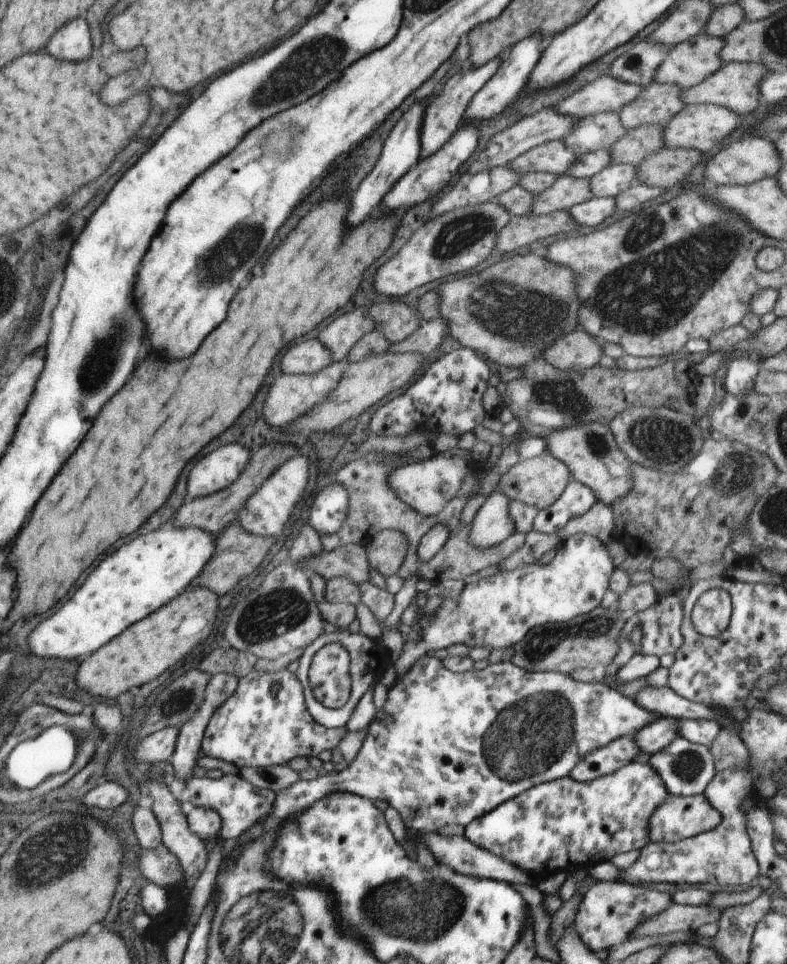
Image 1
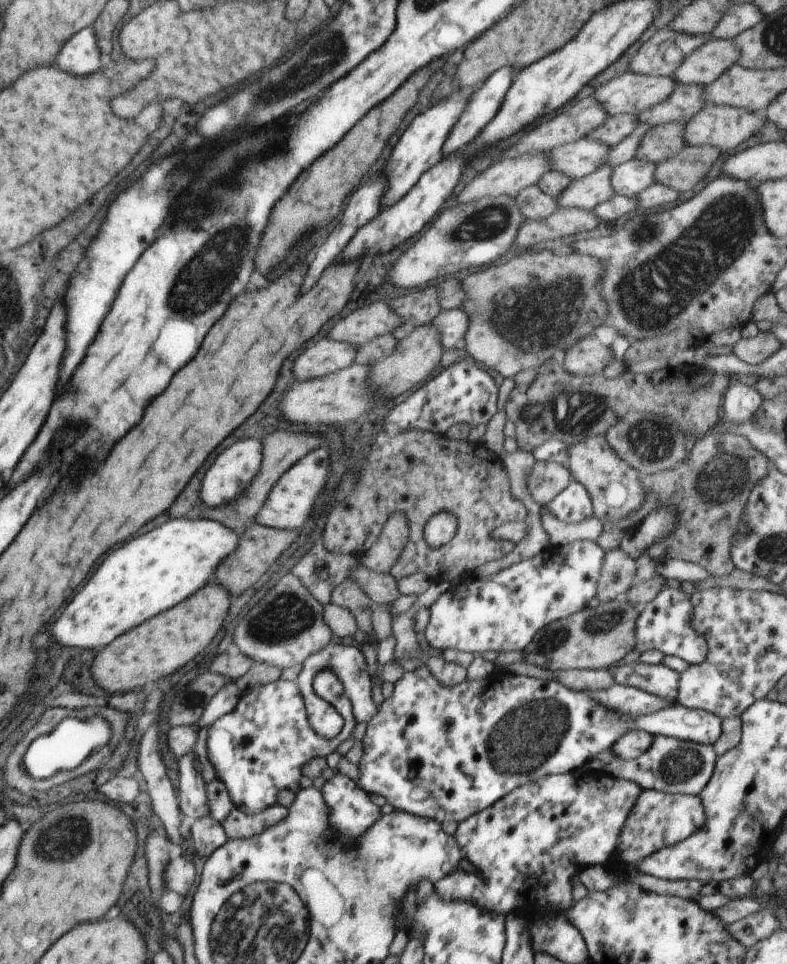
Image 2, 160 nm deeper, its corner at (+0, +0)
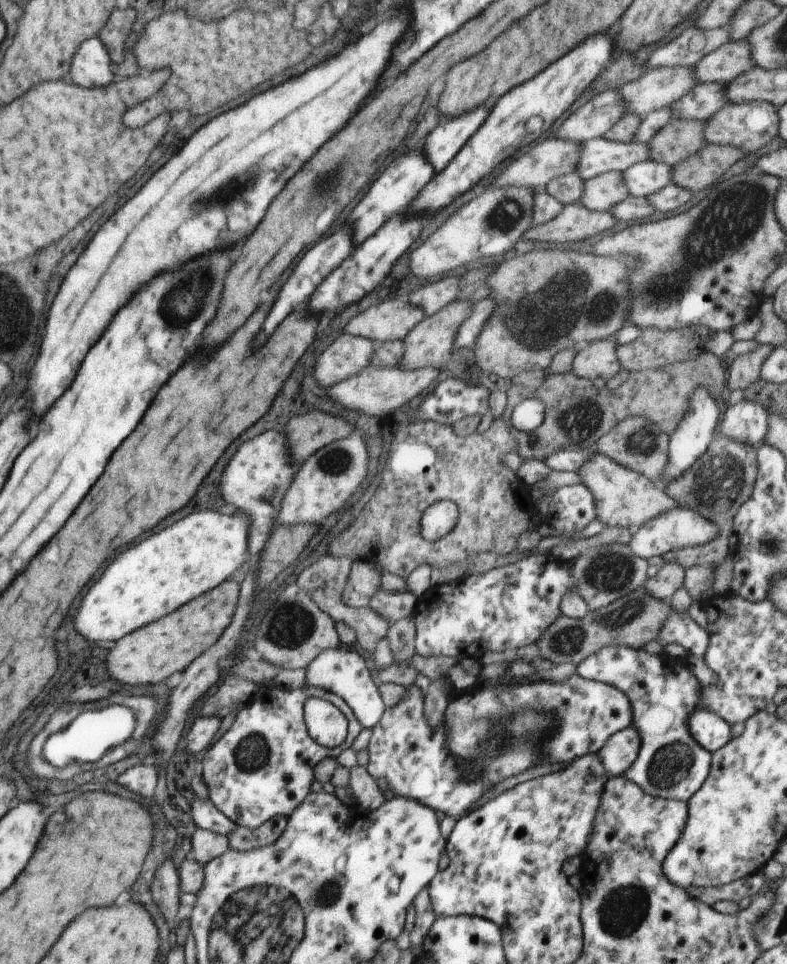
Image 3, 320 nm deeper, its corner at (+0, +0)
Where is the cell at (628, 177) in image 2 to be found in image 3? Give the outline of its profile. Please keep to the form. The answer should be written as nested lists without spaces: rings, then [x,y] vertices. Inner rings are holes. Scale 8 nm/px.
[[[638,162],[623,173],[623,180],[630,197],[646,197],[671,183],[672,167],[664,162]]]

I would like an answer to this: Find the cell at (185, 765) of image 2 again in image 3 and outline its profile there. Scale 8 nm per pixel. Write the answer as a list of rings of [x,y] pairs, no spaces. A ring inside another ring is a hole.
[[[194,794],[194,802],[190,808],[192,820],[199,828],[227,836],[237,826],[214,806],[214,802],[210,798],[202,800]]]

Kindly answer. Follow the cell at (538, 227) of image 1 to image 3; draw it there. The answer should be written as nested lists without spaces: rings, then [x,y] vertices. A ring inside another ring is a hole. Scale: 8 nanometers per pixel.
[[[569,203],[563,206],[560,214],[553,220],[539,226],[532,225],[526,230],[523,239],[554,245],[585,241],[614,228],[617,222],[609,211],[592,211],[580,203]]]

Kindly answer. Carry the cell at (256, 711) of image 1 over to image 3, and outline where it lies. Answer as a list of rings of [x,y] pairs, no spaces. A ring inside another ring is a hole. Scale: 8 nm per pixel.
[[[275,680],[262,686],[271,686],[268,698],[254,697],[251,702],[243,709],[239,709],[235,721],[210,750],[205,754],[201,761],[203,768],[203,779],[206,783],[210,800],[214,806],[222,812],[232,823],[245,828],[258,828],[266,820],[271,820],[276,816],[290,817],[290,814],[302,804],[308,792],[311,792],[310,786],[314,782],[314,766],[325,758],[336,759],[340,752],[351,749],[352,743],[356,737],[363,731],[360,722],[352,713],[350,706],[342,697],[315,686],[306,686],[305,688],[292,690],[285,685],[277,685]],[[308,698],[320,698],[336,706],[347,720],[347,736],[339,746],[328,748],[316,743],[306,729],[304,721],[303,707]]]

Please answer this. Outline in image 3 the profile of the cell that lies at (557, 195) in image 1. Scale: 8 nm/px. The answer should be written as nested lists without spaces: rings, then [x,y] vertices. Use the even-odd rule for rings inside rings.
[[[611,171],[584,181],[579,203],[588,210],[607,212],[614,204],[619,204],[628,196],[623,174]]]

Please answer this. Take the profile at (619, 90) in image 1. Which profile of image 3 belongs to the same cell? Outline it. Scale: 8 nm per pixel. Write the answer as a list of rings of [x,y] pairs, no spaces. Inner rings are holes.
[[[690,66],[660,67],[646,70],[642,76],[625,83],[618,94],[626,102],[626,110],[640,118],[650,112],[670,107],[696,86]]]

